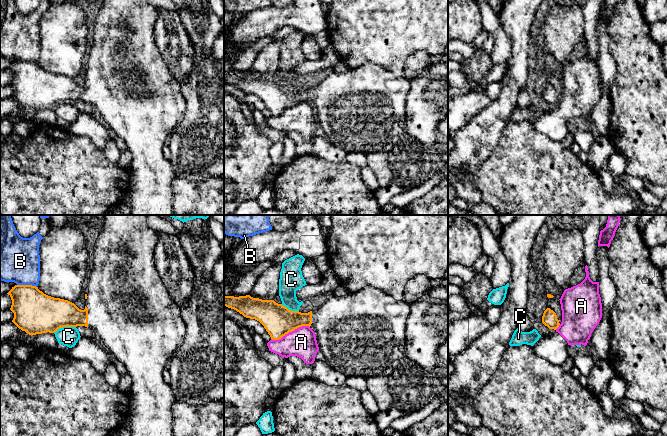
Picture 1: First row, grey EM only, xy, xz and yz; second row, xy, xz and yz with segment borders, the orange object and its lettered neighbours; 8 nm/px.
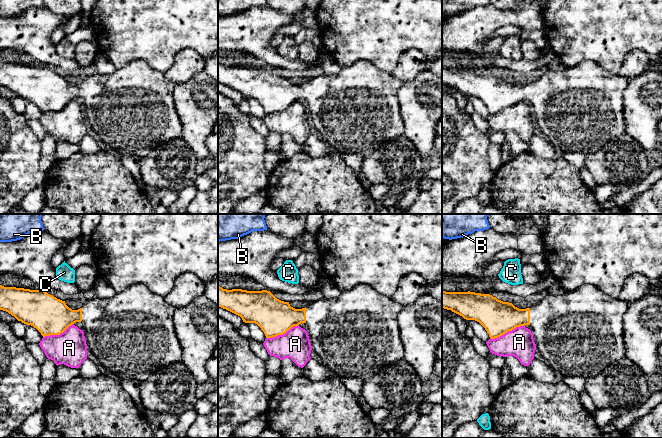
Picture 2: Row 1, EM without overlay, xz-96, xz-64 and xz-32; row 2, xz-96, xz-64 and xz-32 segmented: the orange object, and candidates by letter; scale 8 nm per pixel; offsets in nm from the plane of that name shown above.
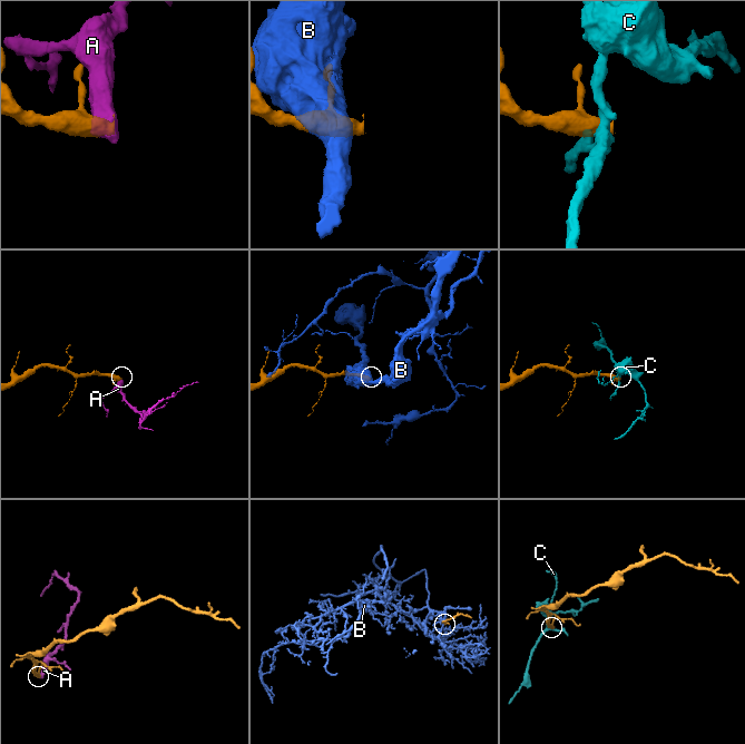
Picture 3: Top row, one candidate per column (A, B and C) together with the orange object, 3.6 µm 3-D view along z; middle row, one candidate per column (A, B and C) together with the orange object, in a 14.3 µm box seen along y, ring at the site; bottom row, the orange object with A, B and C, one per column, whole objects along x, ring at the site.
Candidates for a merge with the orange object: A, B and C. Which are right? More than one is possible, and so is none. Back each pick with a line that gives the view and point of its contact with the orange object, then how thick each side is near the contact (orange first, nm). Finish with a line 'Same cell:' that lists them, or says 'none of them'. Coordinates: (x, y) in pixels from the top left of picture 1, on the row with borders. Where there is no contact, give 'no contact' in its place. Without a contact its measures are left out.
Same cell: none of them

